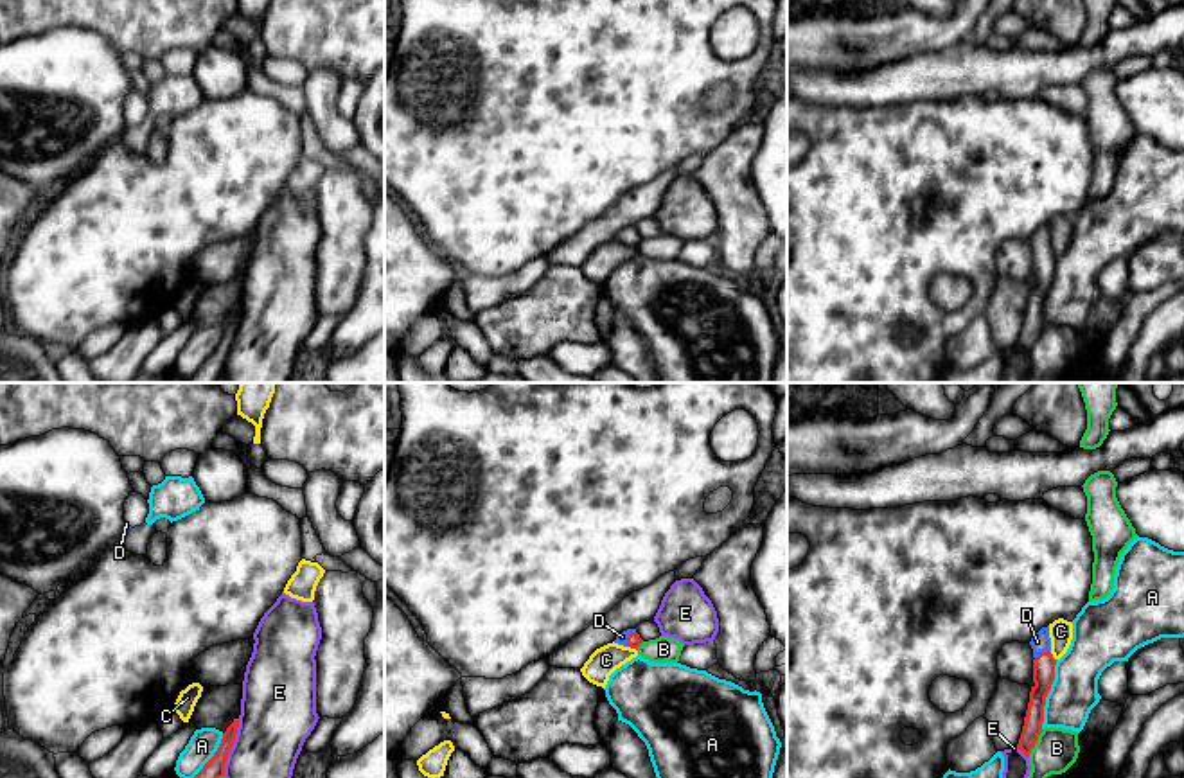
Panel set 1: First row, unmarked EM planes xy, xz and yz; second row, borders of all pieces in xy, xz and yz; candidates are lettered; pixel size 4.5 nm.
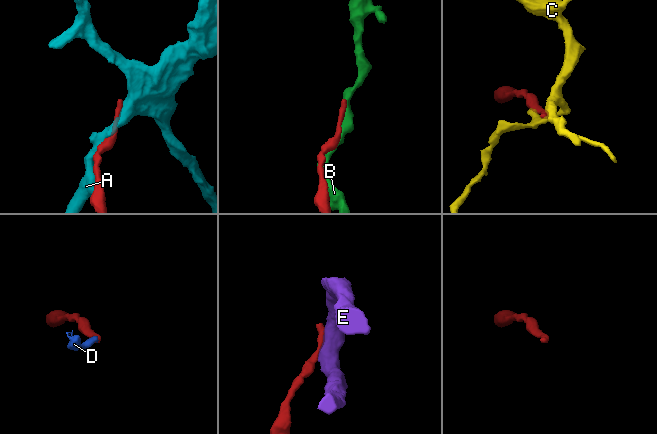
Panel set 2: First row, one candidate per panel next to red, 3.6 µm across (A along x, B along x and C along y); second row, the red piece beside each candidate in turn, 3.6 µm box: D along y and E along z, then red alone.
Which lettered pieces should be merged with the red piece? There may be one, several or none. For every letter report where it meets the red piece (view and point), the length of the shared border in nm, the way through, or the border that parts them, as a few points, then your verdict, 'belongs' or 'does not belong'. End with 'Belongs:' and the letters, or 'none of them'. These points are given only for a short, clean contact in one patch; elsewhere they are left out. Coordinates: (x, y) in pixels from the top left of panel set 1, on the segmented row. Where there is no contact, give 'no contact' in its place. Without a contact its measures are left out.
A: contact yz (1048, 692); length 320 nm; does not belong
B: contact yz (1035, 742); length 140 nm; does not belong
C: contact xz (633, 647); length 50 nm; border xz (627, 645), (636, 651); does not belong
D: contact yz (1042, 653); length 80 nm; way yz (1044, 663), (1042, 653), (1041, 642); belongs
E: contact xy (230, 748); length 260 nm; does not belong
Belongs: D

